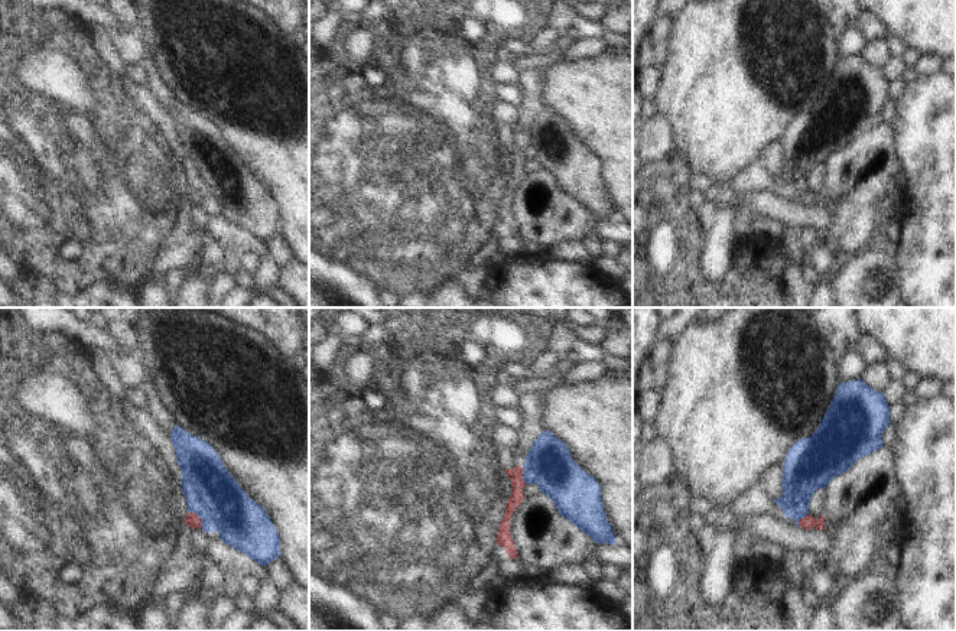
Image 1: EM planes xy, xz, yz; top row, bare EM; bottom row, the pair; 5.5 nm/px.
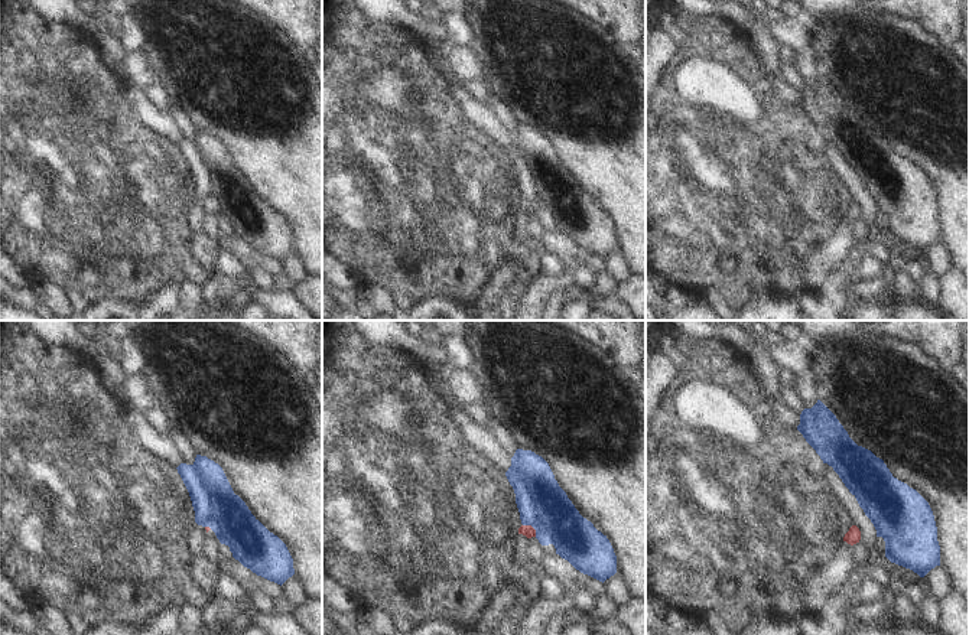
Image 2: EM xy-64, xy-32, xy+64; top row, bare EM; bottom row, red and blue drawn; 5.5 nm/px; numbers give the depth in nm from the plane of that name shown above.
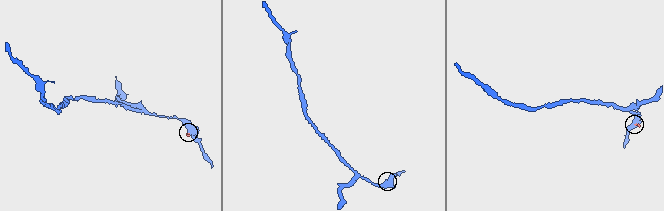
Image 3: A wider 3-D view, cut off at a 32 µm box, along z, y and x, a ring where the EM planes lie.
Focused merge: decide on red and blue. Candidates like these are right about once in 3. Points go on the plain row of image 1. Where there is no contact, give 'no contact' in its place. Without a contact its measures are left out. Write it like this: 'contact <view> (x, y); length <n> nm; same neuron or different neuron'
contact xy (200, 195); length 120 nm; different neuron

